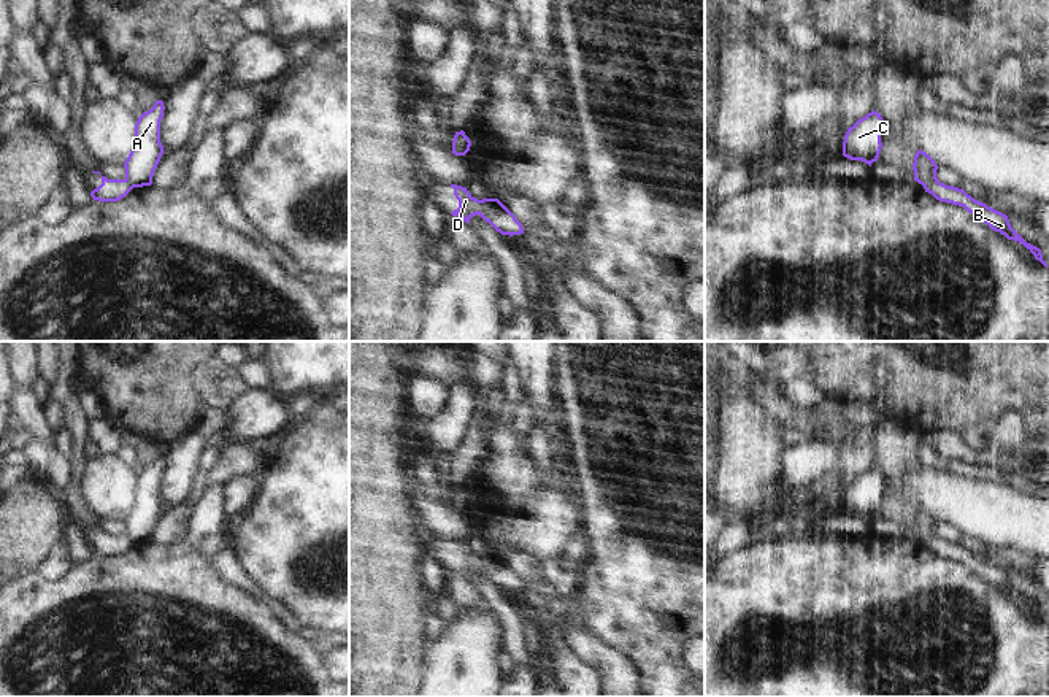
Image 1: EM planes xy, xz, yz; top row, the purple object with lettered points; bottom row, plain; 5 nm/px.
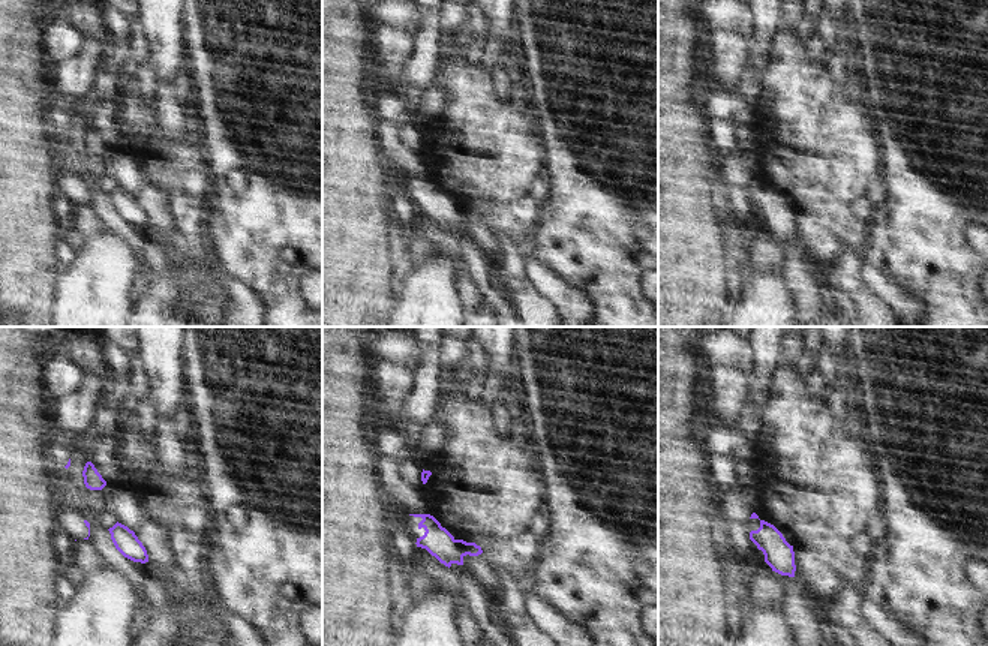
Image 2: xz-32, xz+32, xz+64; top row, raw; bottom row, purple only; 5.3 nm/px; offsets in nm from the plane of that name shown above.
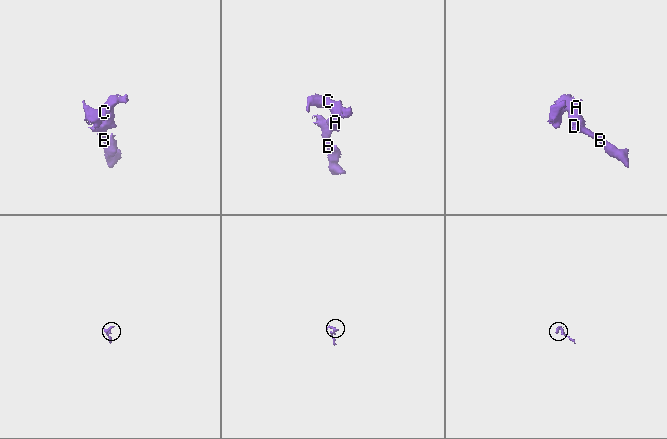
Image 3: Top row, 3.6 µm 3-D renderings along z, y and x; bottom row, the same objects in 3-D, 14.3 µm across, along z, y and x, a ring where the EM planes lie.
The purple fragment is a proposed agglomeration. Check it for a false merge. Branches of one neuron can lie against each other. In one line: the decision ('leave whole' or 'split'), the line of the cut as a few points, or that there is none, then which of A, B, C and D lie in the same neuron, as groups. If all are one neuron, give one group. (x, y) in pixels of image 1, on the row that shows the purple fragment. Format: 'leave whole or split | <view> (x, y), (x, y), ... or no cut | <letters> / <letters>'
split | xz (480, 200), (486, 219) | A C / B D

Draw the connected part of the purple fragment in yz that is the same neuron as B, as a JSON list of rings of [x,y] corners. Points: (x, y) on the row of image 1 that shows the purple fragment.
[[[928,183],[924,186],[925,192],[932,194],[936,200],[963,206],[974,219],[987,224],[992,230],[1000,232],[1008,240],[1019,241],[1024,245],[1036,260],[1039,260],[1046,268],[1047,264],[1043,260],[1041,249],[1027,243],[1009,224],[1006,214],[987,206],[982,202],[974,200],[963,189],[946,186],[943,183]]]

